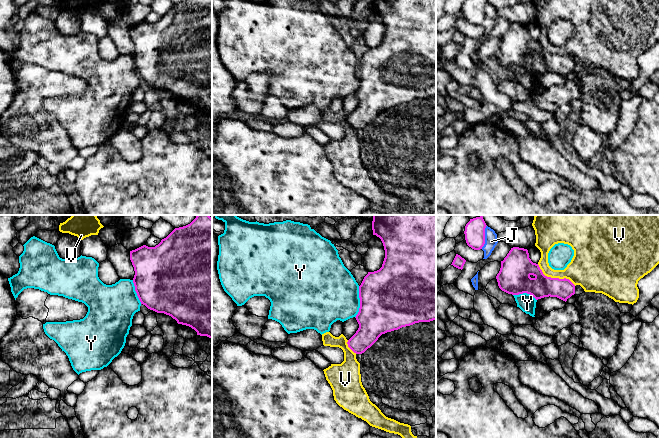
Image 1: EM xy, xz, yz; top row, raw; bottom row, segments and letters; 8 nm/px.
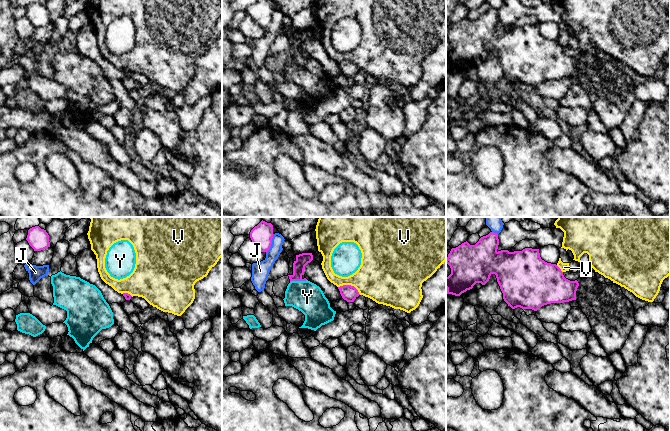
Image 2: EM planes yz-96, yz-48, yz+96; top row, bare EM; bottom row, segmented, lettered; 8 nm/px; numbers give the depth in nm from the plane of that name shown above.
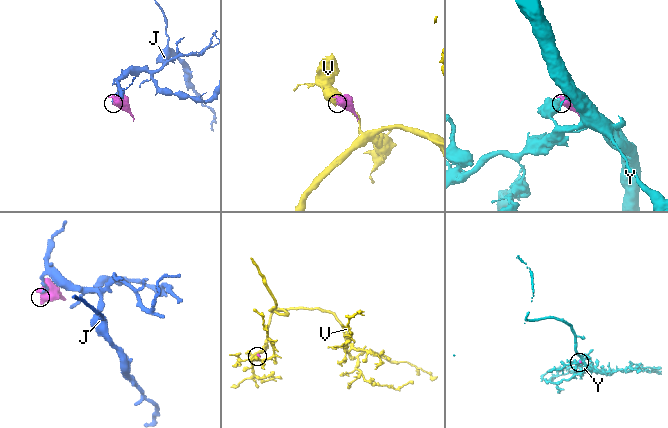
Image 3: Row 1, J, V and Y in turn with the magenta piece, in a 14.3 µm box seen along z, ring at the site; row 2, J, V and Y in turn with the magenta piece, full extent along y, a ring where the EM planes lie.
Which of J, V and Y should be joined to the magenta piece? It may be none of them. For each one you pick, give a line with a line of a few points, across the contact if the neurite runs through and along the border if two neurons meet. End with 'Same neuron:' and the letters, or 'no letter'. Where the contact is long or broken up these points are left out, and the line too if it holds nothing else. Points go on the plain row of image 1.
Same neuron: no letter

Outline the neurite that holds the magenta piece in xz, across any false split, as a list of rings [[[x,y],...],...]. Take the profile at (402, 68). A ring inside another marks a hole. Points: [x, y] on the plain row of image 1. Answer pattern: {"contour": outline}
{"contour": [[[372,0],[372,6],[383,19],[385,34],[382,43],[368,48],[359,62],[360,84],[355,93],[359,104],[347,118],[356,130],[364,129],[382,110],[436,96],[436,0]]]}

